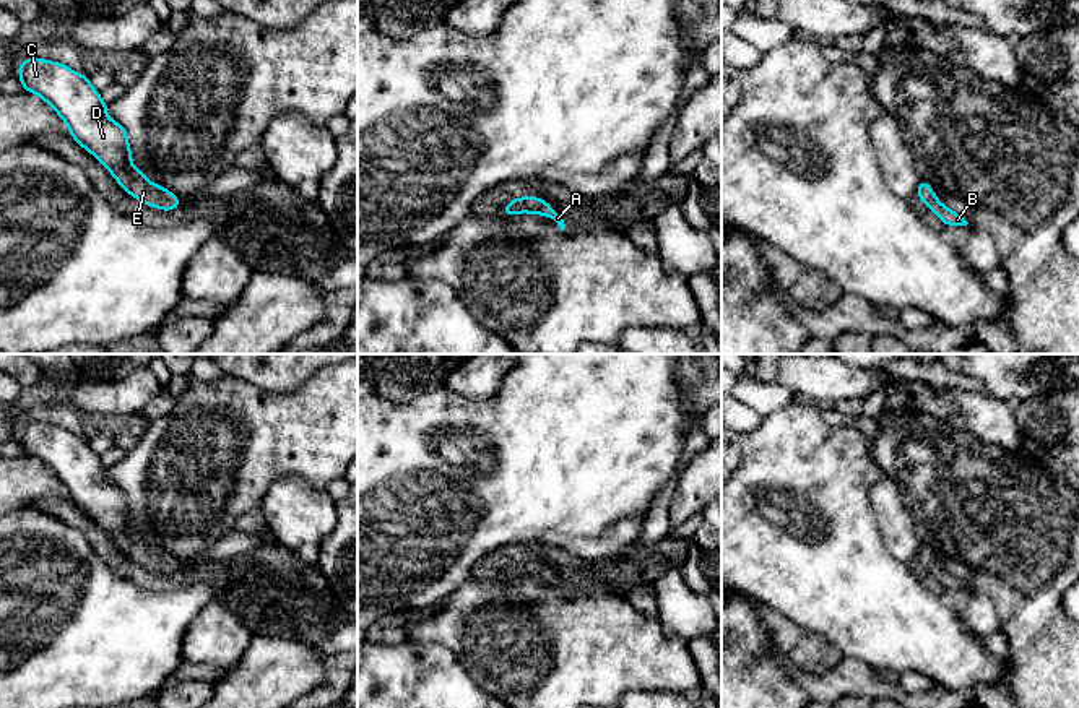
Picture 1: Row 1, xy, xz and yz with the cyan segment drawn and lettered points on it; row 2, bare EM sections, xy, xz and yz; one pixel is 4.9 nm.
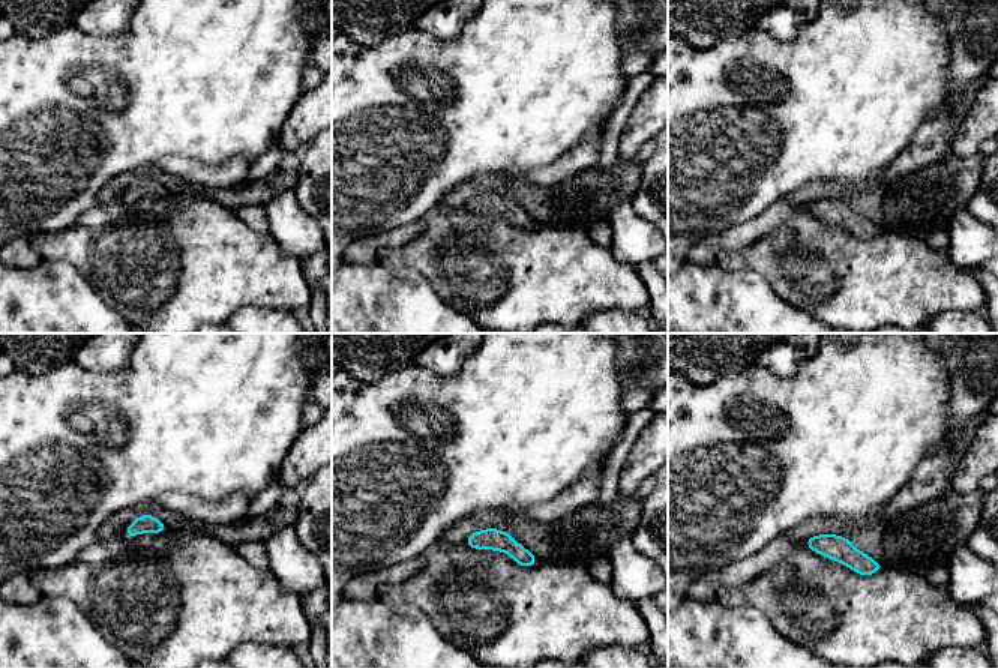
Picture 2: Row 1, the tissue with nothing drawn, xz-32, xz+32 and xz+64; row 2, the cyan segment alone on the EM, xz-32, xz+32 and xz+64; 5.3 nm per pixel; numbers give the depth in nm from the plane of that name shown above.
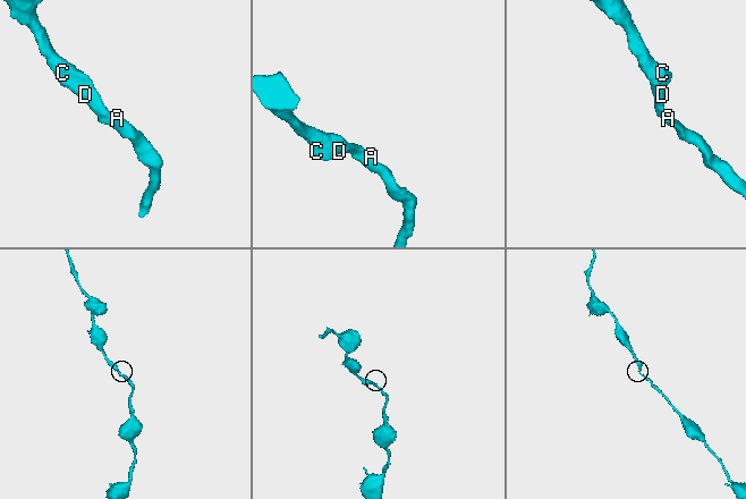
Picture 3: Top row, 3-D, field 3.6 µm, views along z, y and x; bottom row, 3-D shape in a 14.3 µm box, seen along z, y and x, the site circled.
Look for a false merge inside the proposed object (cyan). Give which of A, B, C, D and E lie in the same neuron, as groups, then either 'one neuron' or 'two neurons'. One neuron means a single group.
groups A B C D E; one neuron

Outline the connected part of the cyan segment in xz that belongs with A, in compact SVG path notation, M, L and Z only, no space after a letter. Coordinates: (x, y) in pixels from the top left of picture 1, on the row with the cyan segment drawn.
M531 195L520 196L510 200L502 211L504 216L514 216L520 213L538 214L538 216L544 214L546 218L556 221L561 231L566 229L562 216L543 198Z

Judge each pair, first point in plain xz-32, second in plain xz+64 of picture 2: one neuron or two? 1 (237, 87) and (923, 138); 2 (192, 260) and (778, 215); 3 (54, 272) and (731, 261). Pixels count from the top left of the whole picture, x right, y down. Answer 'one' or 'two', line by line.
1: two
2: two
3: two

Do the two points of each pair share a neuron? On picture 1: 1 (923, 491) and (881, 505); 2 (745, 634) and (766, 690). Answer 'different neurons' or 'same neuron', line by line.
1: different neurons
2: same neuron

